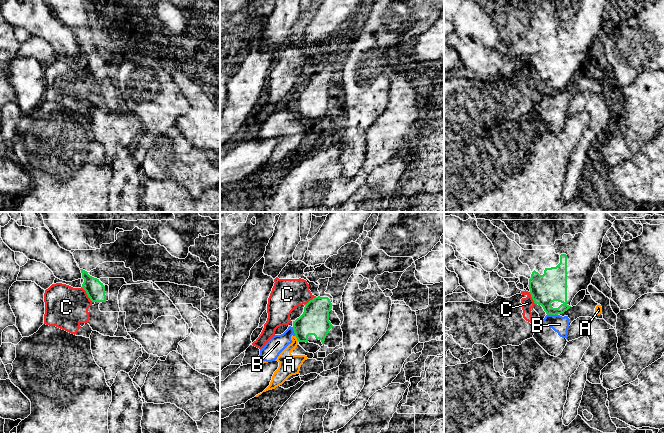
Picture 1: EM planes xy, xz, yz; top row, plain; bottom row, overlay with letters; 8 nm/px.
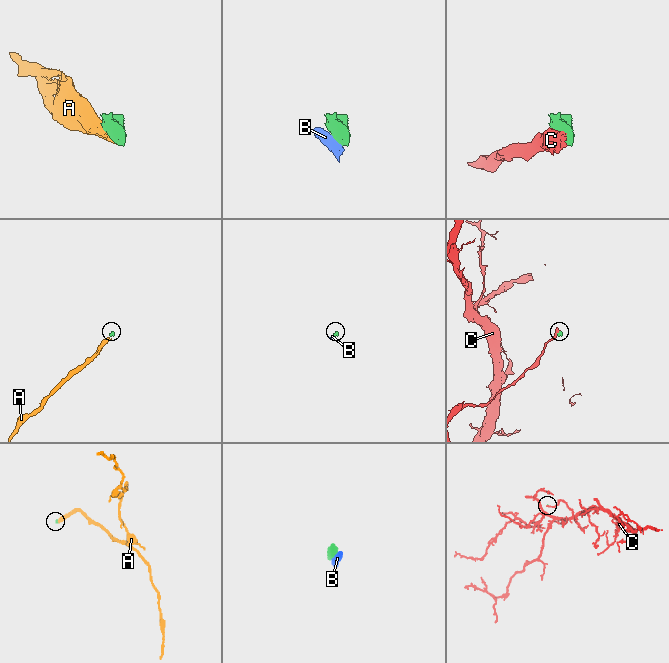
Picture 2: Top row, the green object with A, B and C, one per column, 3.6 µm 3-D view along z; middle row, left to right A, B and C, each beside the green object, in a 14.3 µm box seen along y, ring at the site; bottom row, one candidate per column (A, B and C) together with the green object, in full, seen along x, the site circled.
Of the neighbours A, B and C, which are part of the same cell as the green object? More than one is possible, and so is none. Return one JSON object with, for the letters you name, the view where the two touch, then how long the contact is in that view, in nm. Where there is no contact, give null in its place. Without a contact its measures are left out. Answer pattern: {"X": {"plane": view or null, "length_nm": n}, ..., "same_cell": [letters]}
{"same_cell": []}

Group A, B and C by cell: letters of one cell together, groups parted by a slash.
A B / C

